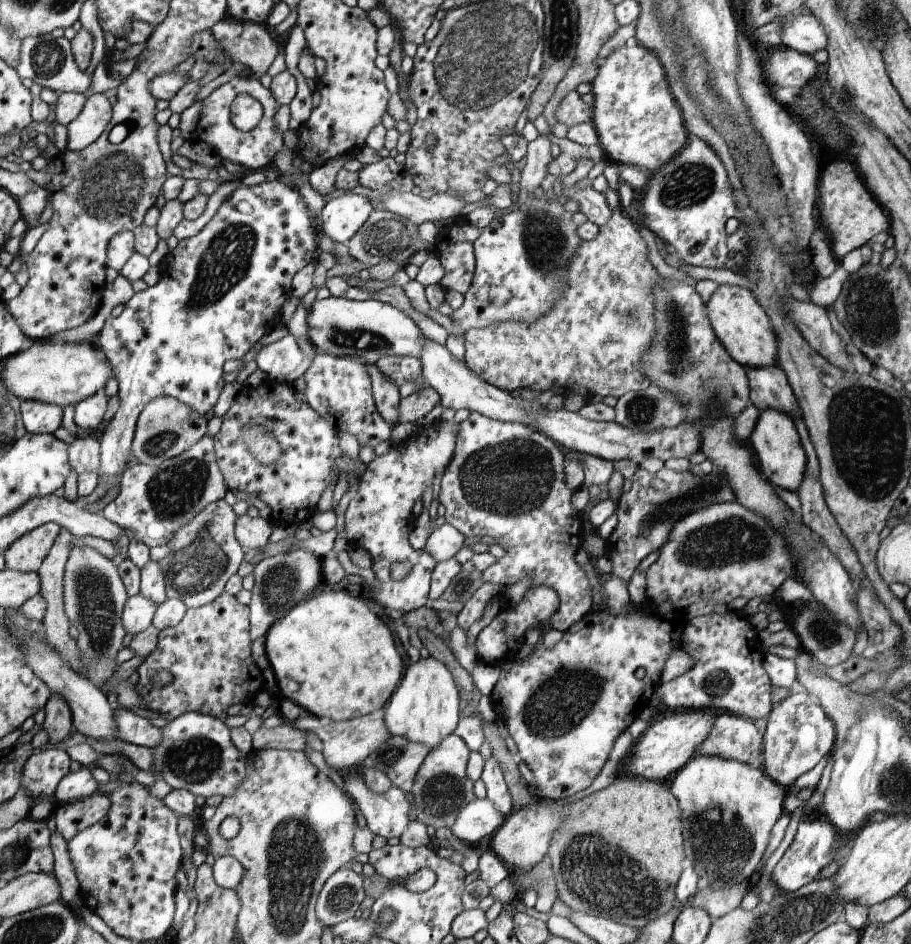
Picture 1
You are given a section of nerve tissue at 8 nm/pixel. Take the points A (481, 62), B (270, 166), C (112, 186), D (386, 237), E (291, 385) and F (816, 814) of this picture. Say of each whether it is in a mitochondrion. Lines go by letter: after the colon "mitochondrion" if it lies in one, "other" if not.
A: mitochondrion
B: other
C: mitochondrion
D: mitochondrion
E: other
F: other

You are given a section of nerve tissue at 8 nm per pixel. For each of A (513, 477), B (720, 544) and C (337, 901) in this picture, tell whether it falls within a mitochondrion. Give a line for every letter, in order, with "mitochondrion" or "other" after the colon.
A: mitochondrion
B: mitochondrion
C: mitochondrion

